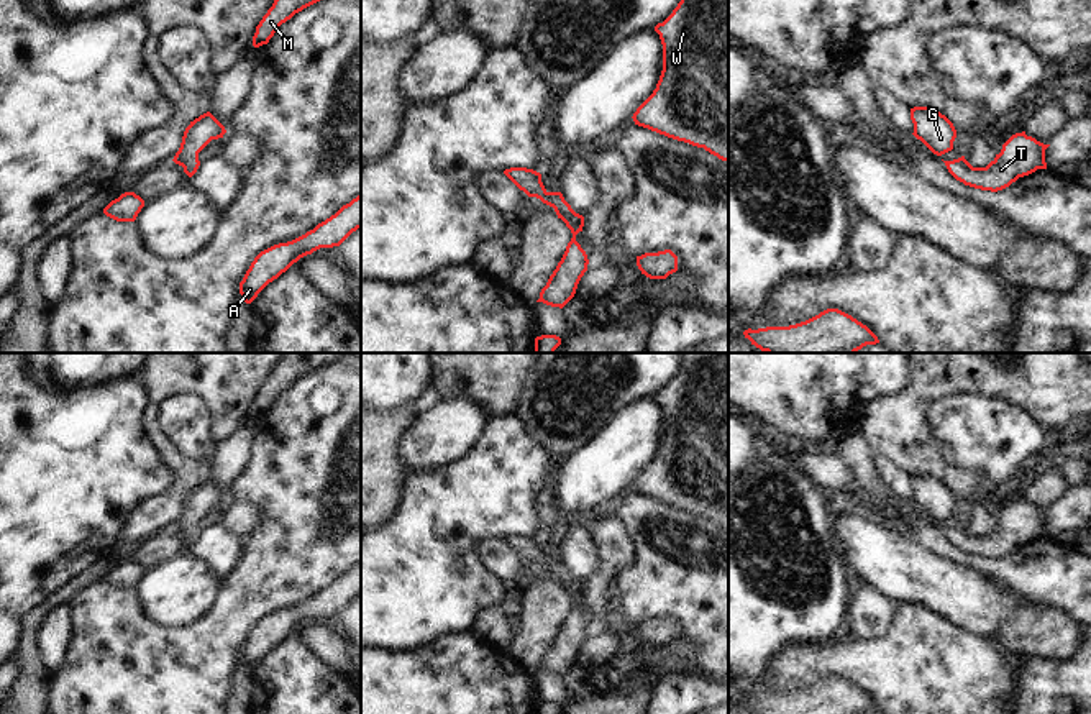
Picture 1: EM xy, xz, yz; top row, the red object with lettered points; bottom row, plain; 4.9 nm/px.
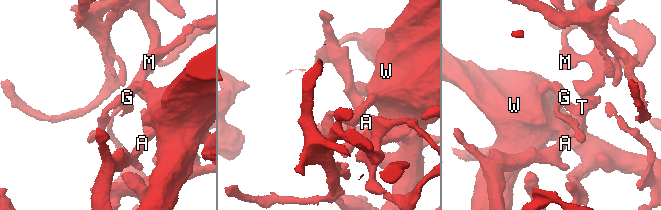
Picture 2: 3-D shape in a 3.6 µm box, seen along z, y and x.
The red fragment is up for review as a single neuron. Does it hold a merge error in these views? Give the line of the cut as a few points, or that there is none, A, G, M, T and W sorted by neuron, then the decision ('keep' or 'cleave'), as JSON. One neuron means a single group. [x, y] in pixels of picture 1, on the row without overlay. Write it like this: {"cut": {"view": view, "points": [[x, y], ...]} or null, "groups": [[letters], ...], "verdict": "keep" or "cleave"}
{"cut": null, "groups": [["A", "G", "M", "T", "W"]], "verdict": "keep"}

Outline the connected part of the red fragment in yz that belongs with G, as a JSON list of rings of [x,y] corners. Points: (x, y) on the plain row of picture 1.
[[[932,474],[911,476],[914,504],[920,507],[934,522],[942,524],[953,517],[956,497],[953,491]]]

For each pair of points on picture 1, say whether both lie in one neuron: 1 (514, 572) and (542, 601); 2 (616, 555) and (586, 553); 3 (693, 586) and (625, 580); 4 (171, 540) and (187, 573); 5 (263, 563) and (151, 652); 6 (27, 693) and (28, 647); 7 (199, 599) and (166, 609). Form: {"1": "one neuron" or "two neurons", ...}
{"1": "two neurons", "2": "two neurons", "3": "one neuron", "4": "two neurons", "5": "one neuron", "6": "one neuron", "7": "one neuron"}

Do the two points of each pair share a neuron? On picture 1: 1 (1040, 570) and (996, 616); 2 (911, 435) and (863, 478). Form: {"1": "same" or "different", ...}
{"1": "different", "2": "different"}

